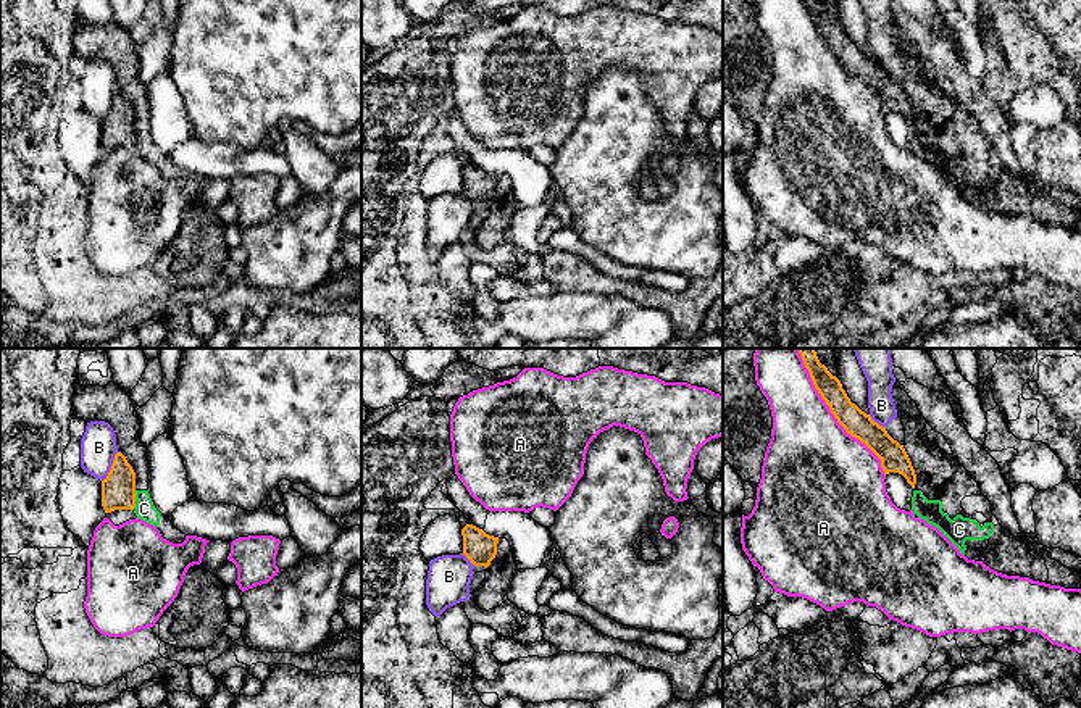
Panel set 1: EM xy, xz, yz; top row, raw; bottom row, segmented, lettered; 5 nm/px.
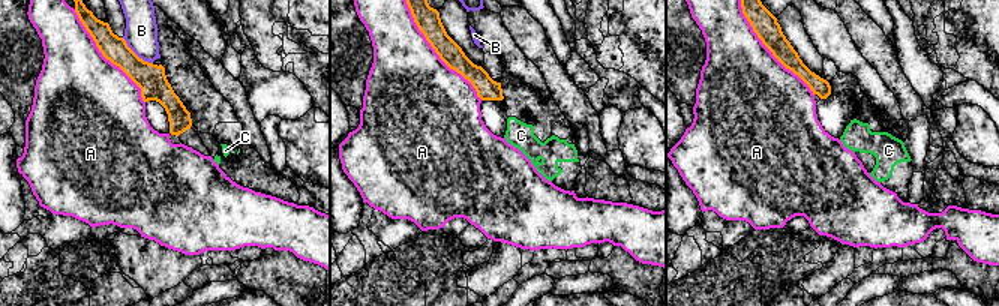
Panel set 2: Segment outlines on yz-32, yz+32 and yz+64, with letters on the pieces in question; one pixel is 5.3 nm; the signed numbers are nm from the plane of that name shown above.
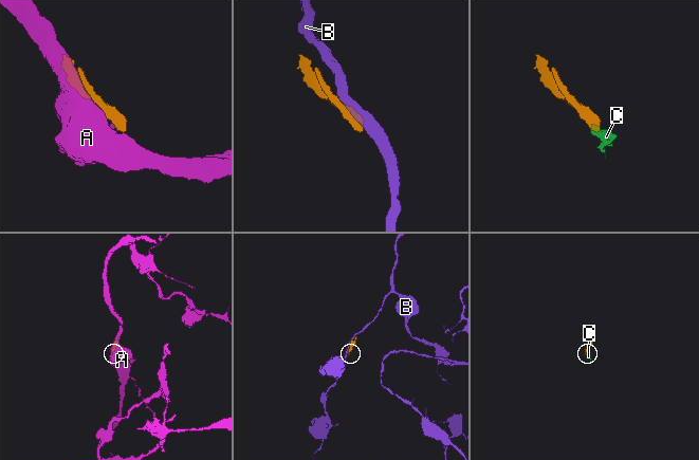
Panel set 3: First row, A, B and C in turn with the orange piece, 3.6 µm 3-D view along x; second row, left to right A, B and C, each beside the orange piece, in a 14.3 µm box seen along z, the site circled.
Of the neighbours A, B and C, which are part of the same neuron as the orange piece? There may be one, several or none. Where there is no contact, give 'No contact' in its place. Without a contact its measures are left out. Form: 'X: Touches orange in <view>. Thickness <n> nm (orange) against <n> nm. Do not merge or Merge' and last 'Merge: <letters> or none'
A: Touches orange in yz. Thickness 140 nm (orange) against 460 nm. Do not merge
B: Touches orange in xy. Thickness 180 nm (orange) against 180 nm. Do not merge
C: Touches orange in xy. Thickness 180 nm (orange) against 100 nm. Do not merge
Merge: none

